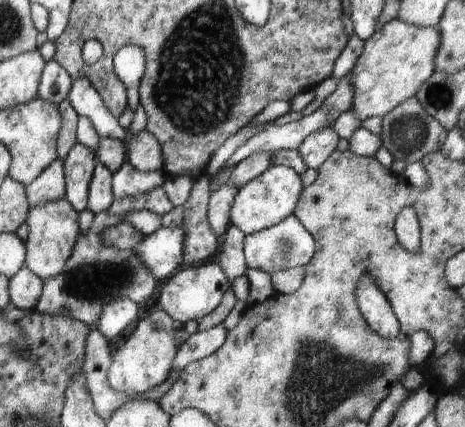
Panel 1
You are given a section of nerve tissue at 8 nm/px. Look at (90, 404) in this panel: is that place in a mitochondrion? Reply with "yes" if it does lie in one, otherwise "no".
no

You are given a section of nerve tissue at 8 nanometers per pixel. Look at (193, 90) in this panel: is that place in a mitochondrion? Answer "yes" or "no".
yes

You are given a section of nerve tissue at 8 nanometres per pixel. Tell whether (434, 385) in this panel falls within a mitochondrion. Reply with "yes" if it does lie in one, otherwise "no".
no

